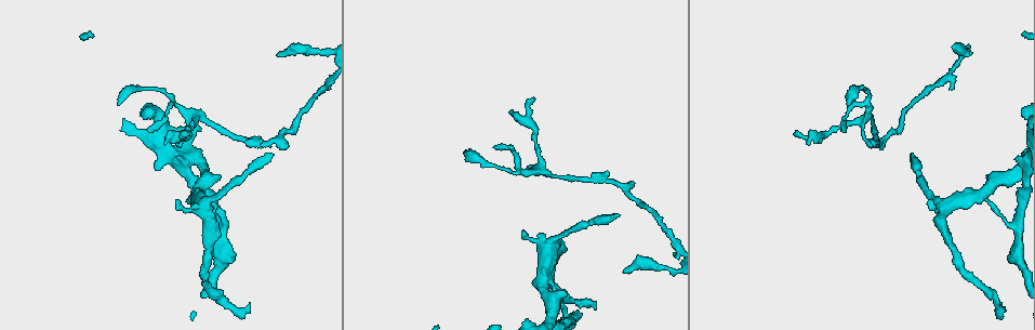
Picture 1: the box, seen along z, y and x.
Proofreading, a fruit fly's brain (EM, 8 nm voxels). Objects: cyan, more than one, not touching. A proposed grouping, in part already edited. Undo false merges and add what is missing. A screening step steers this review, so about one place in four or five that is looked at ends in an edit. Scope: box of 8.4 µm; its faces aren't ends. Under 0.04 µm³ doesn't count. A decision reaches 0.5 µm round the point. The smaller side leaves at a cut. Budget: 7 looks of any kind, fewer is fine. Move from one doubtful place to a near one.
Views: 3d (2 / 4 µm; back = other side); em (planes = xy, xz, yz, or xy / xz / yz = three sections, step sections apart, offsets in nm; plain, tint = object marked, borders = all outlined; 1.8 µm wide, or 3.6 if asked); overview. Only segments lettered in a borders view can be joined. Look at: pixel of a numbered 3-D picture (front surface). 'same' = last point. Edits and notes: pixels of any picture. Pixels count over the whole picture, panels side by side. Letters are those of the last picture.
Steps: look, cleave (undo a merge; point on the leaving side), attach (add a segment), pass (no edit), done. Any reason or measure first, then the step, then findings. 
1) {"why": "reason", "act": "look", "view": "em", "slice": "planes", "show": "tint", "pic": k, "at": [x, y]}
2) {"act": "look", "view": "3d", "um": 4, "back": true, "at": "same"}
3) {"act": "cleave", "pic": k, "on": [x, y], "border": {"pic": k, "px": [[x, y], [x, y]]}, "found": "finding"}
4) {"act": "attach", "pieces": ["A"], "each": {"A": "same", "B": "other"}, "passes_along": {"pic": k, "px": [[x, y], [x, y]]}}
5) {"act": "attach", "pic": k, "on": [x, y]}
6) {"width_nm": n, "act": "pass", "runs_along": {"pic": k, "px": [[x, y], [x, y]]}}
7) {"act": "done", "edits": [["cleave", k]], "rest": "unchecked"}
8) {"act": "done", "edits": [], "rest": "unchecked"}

{"why": "free end", "act": "look", "view": "3d", "um": 2, "pic": 1, "at": [594, 302]}

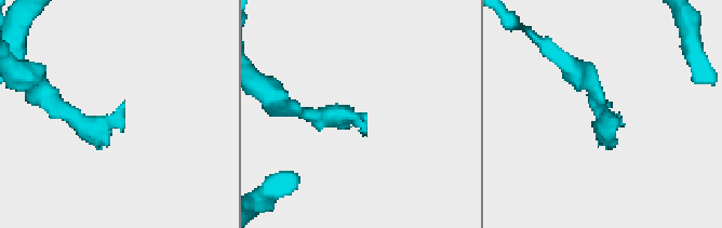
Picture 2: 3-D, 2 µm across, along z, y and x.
{"act": "look", "view": "em", "slice": "planes", "show": "borders", "pic": 2, "at": [124, 105]}

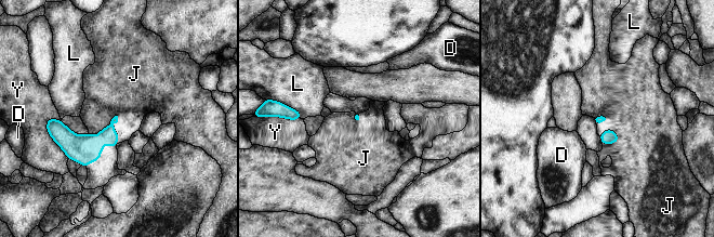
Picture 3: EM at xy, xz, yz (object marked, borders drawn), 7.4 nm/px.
{"act": "pass", "each": {"D": "other", "J": "other", "L": "other", "Y": "other"}, "border": {"pic": 3, "px": [[117, 115], [117, 143], [87, 167]]}, "found": "none of them fits"}

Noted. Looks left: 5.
{"why": "free end", "act": "look", "view": "em", "slice": "yz", "step": 8, "show": "borders", "pic": 1, "at": [523, 235]}

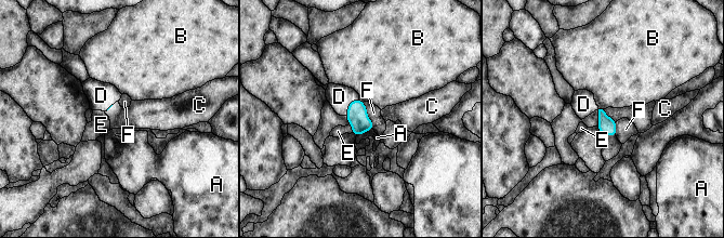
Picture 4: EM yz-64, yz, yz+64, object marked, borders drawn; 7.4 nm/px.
{"act": "attach", "pieces": ["D"], "each": {"A": "other", "B": "other", "C": "other", "D": "same", "E": "other", "F": "other"}, "passes_along": {"pic": 4, "px": [[357, 115], [350, 105], [339, 96]]}, "found": "the neuron continues"}

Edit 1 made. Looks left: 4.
{"act": "look", "view": "overview"}

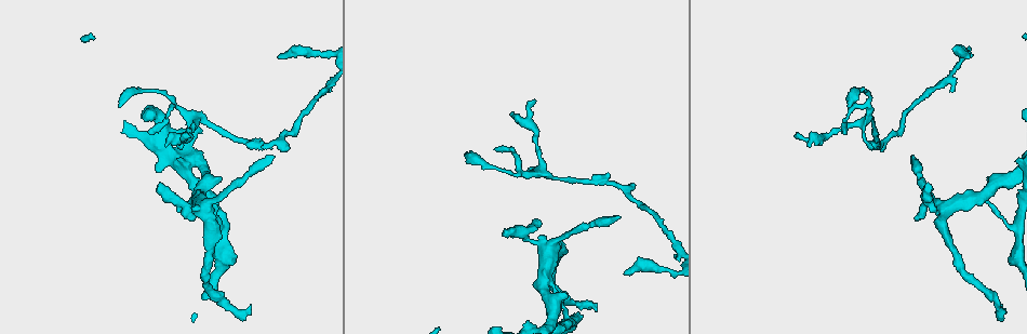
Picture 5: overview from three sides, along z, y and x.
{"why": "free end", "act": "look", "view": "3d", "um": 2, "back": true, "pic": 5, "at": [969, 56]}

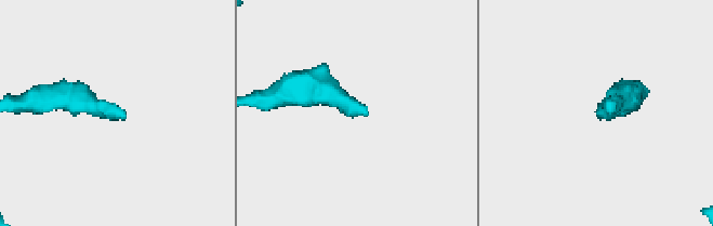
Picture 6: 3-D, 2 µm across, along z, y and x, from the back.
{"why": "now the EM", "act": "look", "view": "em", "slice": "xy", "step": 8, "show": "tint", "pic": 6, "at": [124, 115]}

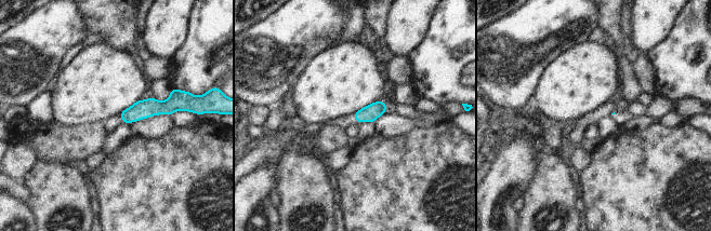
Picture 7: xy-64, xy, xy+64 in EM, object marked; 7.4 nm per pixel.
{"act": "look", "view": "em", "slice": "xz", "step": 4, "show": "borders", "at": "same"}

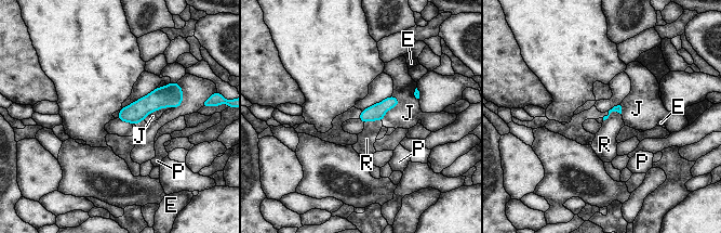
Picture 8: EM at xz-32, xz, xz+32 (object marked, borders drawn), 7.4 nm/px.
{"act": "pass", "each": {"E": "other", "J": "other", "P": "other", "R": "other"}, "found": "no lettered segment goes on from it"}

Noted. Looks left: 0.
{"act": "done", "edits": [["attach", 4]], "rest": "unchecked"}

